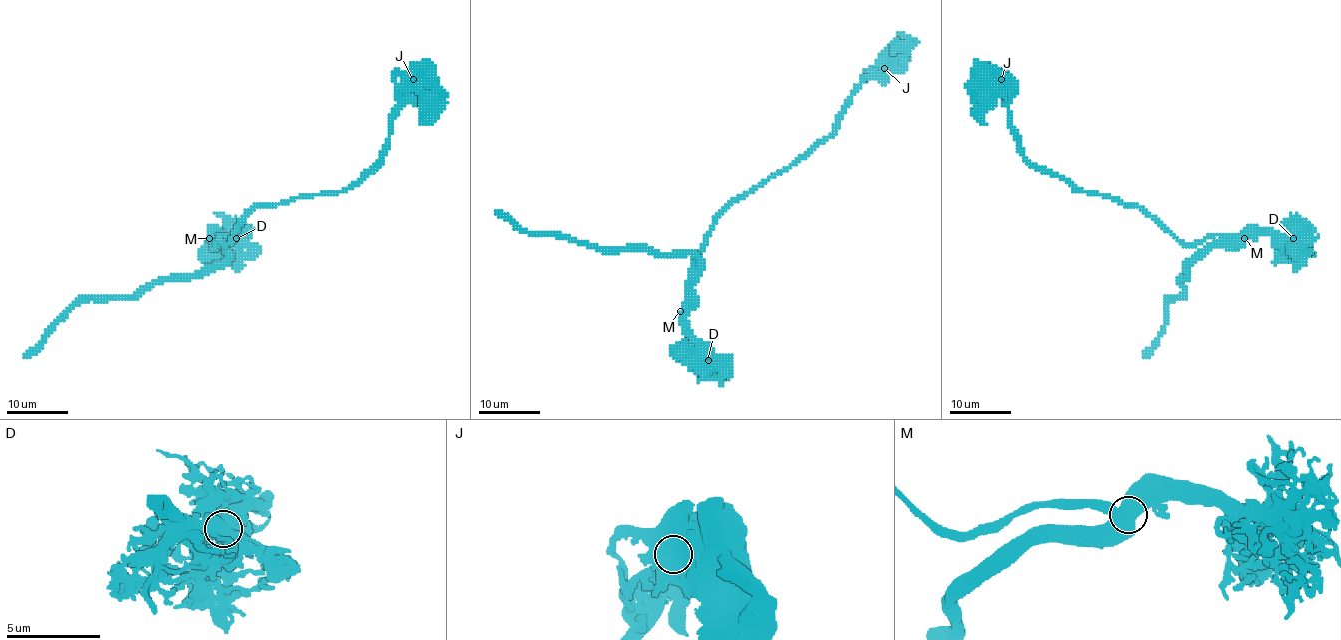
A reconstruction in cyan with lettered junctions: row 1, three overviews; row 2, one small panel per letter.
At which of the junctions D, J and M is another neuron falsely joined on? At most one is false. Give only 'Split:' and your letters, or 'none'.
Split: none

